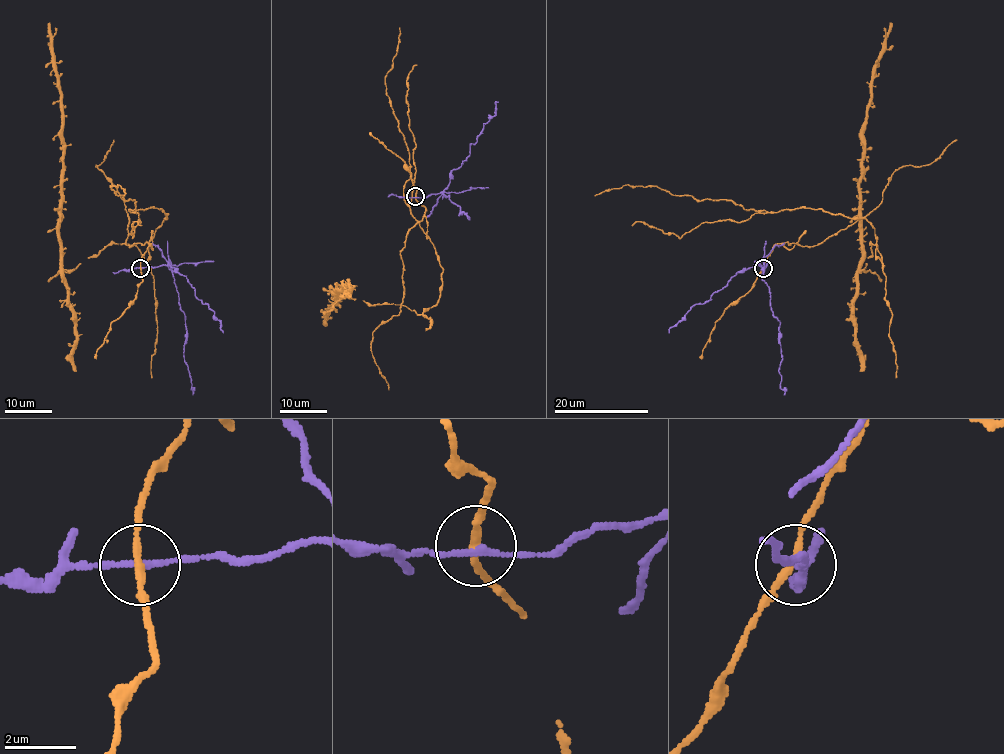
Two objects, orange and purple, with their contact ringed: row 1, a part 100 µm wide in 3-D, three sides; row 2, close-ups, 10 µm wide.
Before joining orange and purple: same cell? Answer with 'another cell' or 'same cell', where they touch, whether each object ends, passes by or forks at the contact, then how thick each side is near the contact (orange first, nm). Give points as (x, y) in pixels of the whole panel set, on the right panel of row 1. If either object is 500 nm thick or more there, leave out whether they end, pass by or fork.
another cell; at (763, 268); orange passes by; purple passes by; 180 nm thick on the orange side, 140 nm on the other

